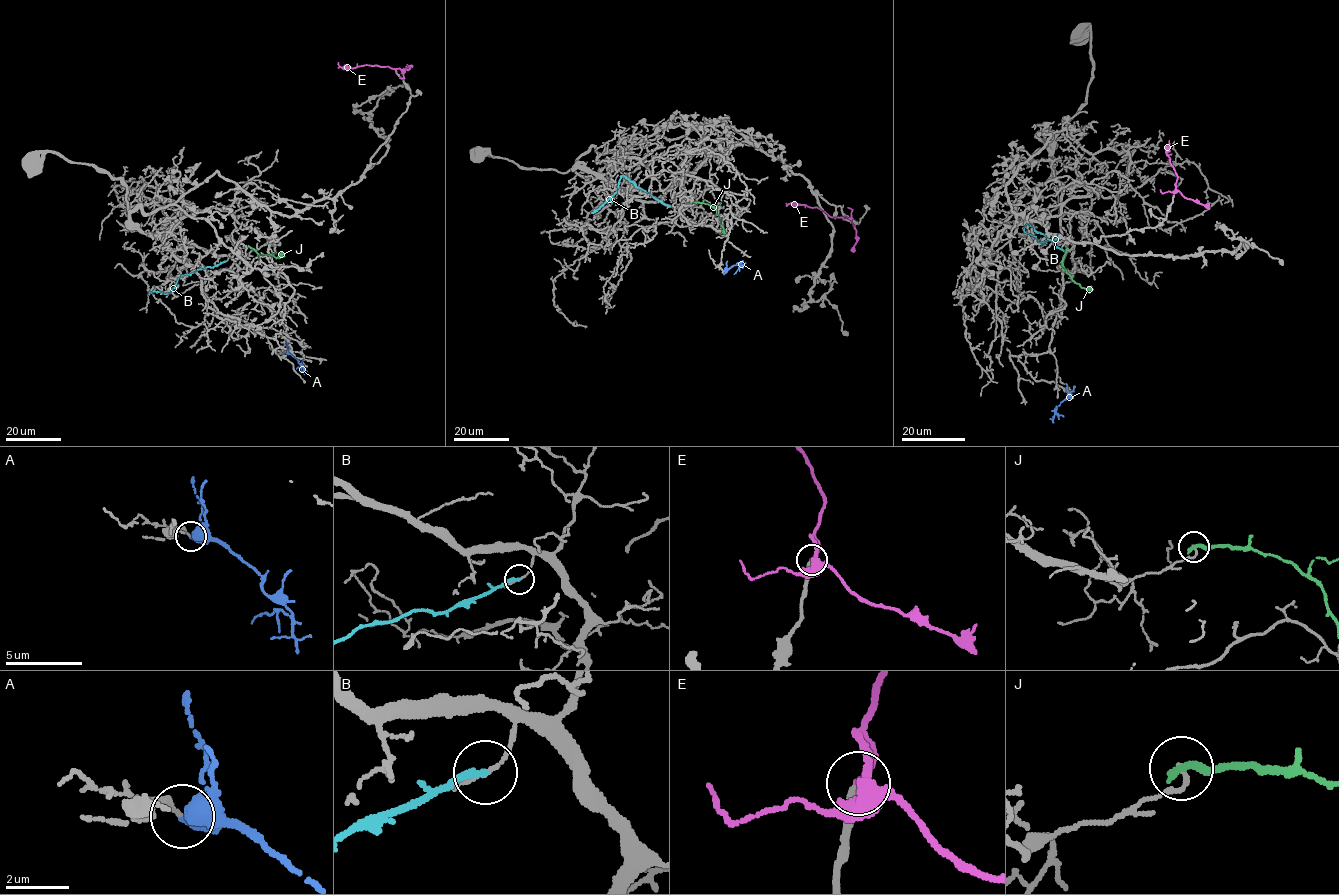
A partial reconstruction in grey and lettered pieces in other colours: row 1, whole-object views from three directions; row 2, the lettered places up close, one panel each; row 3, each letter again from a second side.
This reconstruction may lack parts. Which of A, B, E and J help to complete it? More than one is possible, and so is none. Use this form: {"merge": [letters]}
{"merge": ["E"]}

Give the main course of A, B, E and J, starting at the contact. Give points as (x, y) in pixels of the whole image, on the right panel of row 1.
A: (1072, 396), (1061, 401), (1055, 409), (1054, 414), (1063, 417)
B: (1064, 251), (1030, 224), (1024, 226), (1023, 232), (1036, 240), (1055, 241)
E: (1174, 189), (1178, 176), (1166, 153), (1169, 140)
J: (1067, 249), (1062, 262), (1065, 270), (1082, 287), (1093, 289)

